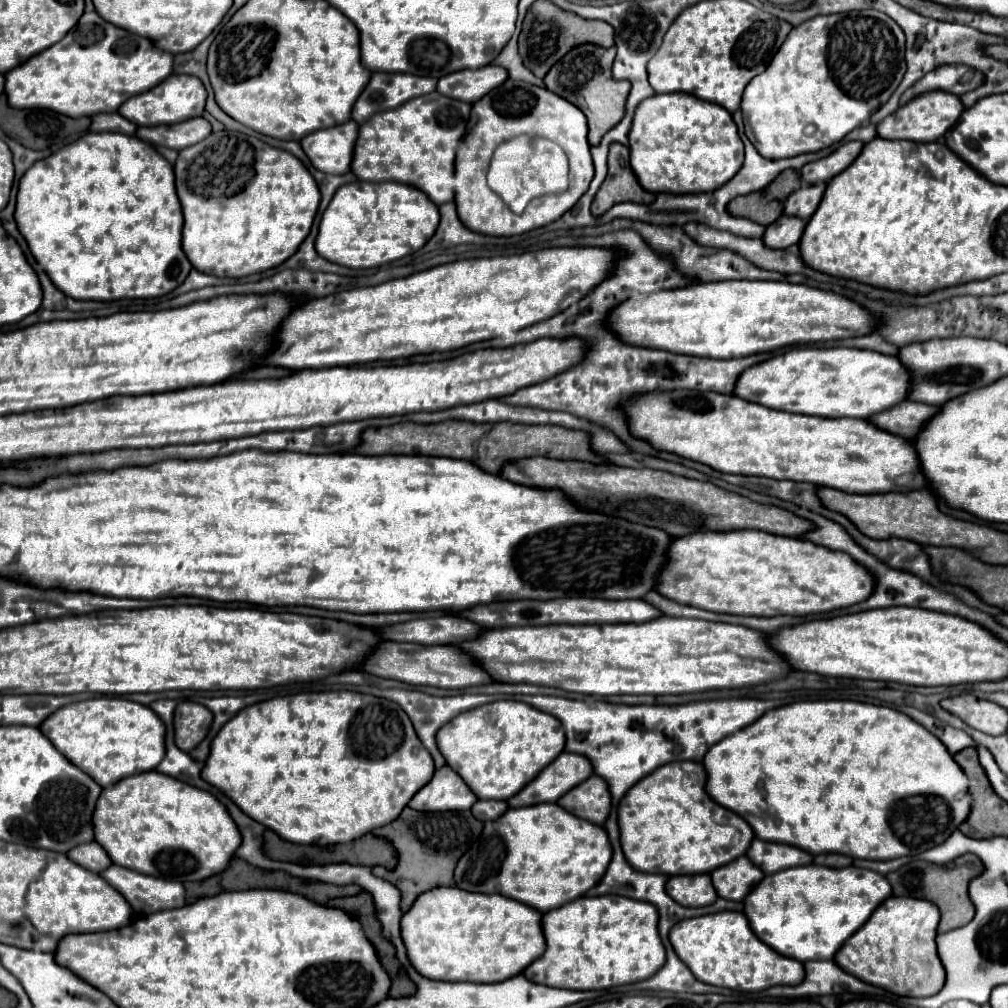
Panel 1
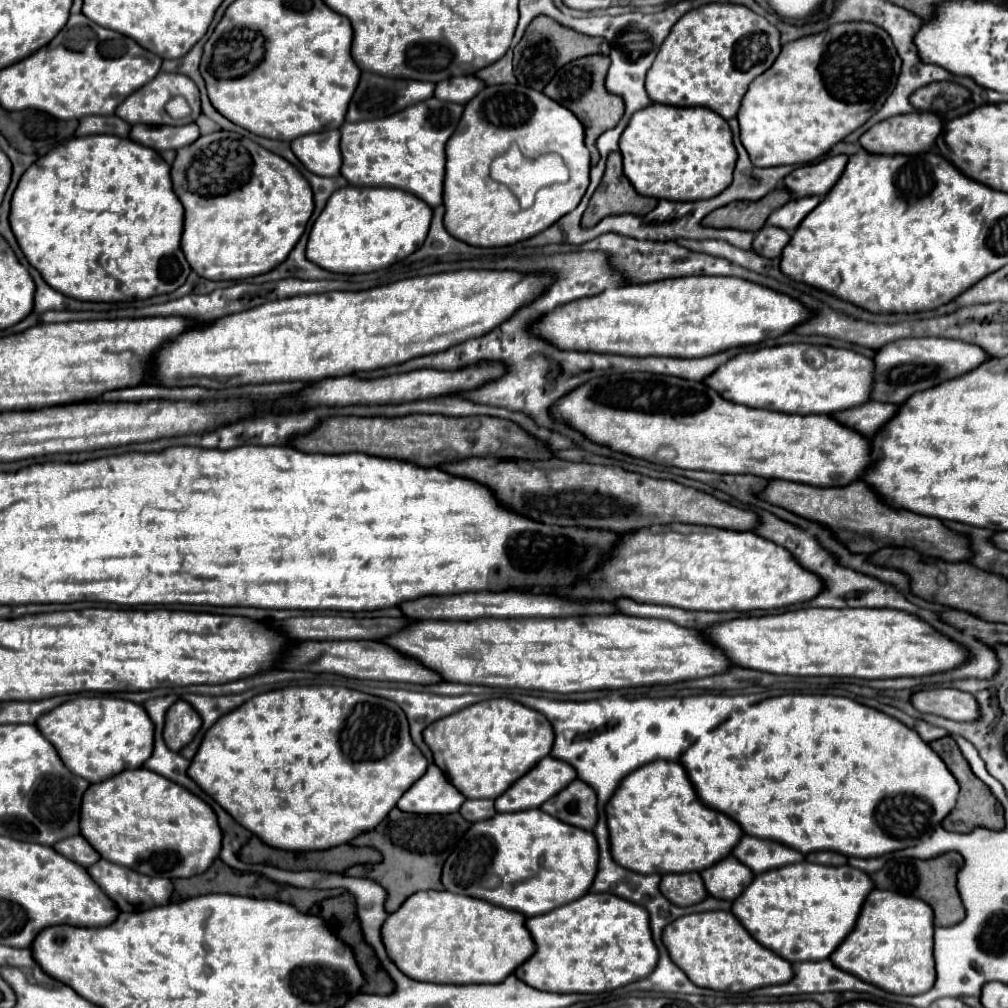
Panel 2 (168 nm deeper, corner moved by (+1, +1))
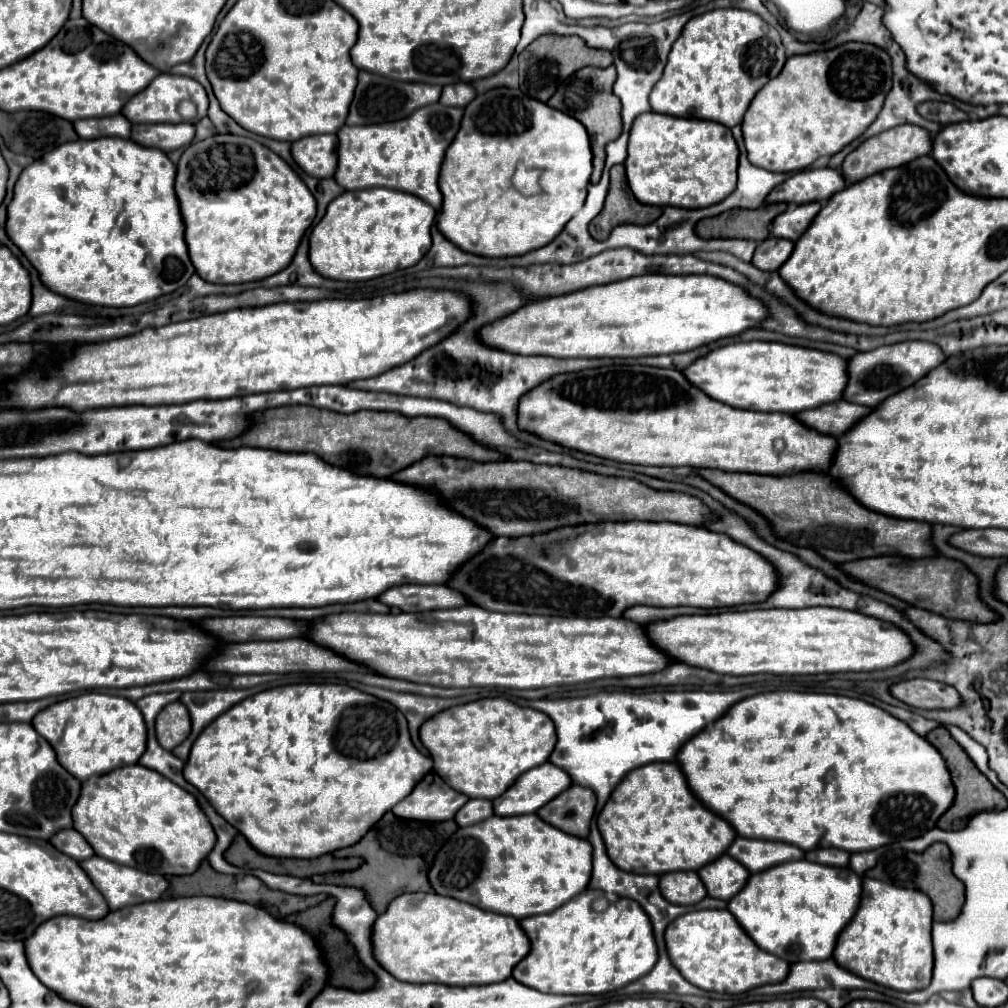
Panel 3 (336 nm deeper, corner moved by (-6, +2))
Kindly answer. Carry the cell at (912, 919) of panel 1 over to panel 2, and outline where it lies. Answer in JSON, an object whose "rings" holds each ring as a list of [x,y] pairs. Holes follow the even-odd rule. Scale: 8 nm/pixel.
{"rings":[[[872,889],[862,905],[854,931],[830,955],[830,961],[858,979],[898,995],[920,995],[932,989],[936,971],[932,959],[934,913],[922,899],[896,891]]]}

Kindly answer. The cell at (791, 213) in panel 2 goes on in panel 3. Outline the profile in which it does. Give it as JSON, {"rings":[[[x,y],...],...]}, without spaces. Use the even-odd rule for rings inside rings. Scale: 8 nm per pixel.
{"rings":[[[821,202],[801,205],[790,203],[787,210],[773,220],[771,234],[777,238],[789,238],[789,240],[797,242],[819,210],[821,210]]]}

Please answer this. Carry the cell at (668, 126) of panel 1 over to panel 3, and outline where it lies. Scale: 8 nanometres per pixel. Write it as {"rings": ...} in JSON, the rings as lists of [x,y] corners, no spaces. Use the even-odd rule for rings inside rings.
{"rings":[[[649,112],[635,118],[629,136],[629,156],[625,160],[627,182],[631,192],[641,204],[655,206],[679,206],[679,208],[703,208],[717,204],[735,190],[739,148],[731,128],[713,120],[687,120],[669,114]]]}

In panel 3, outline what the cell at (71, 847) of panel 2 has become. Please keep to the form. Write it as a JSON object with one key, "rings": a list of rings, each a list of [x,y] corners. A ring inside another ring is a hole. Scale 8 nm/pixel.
{"rings":[[[61,830],[57,832],[51,840],[49,840],[59,852],[75,858],[77,862],[83,862],[85,858],[93,858],[95,852],[93,848],[89,846],[89,842],[77,832],[77,830]]]}

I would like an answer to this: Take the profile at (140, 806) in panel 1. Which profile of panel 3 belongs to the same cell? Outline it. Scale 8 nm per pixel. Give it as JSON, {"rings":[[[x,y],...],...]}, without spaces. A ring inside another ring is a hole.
{"rings":[[[141,764],[115,768],[113,772],[93,776],[83,782],[77,806],[73,806],[73,828],[85,836],[97,856],[109,858],[117,864],[133,866],[137,870],[145,870],[149,874],[163,876],[193,874],[217,842],[209,818],[205,816],[193,794],[181,790],[181,786],[169,782],[165,776]]]}

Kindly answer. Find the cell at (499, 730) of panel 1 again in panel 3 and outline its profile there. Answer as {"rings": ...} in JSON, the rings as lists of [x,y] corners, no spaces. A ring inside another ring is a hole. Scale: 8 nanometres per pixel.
{"rings":[[[505,698],[453,706],[429,718],[419,736],[435,762],[433,770],[453,790],[487,800],[501,796],[525,770],[543,764],[555,746],[555,726],[547,714],[517,706]]]}

